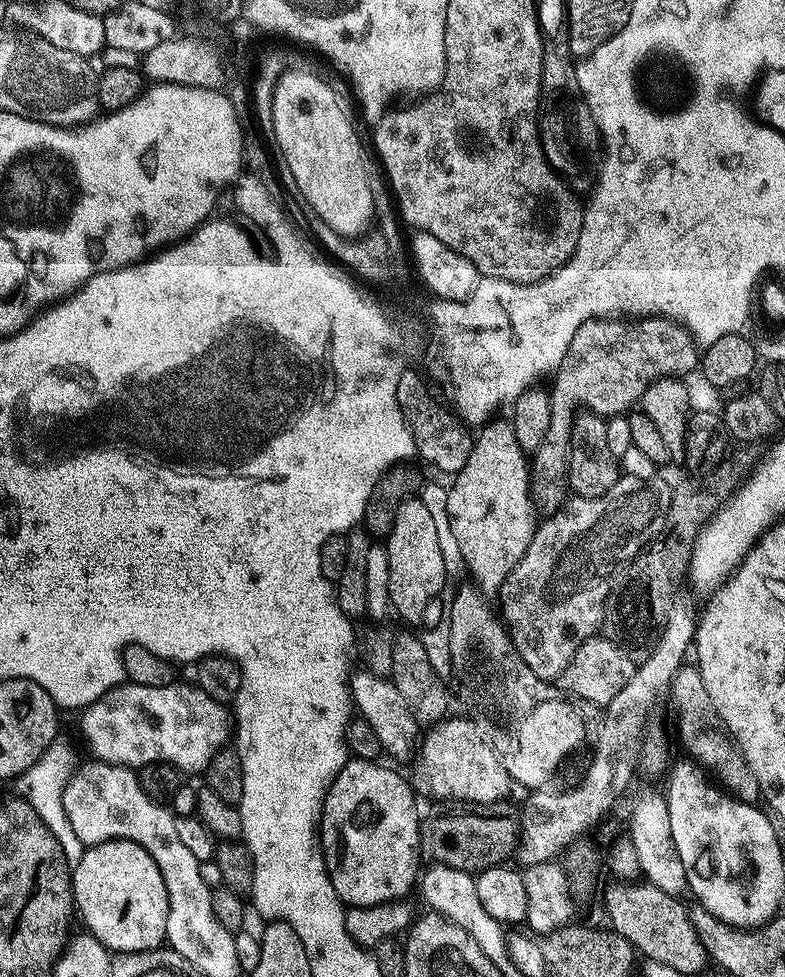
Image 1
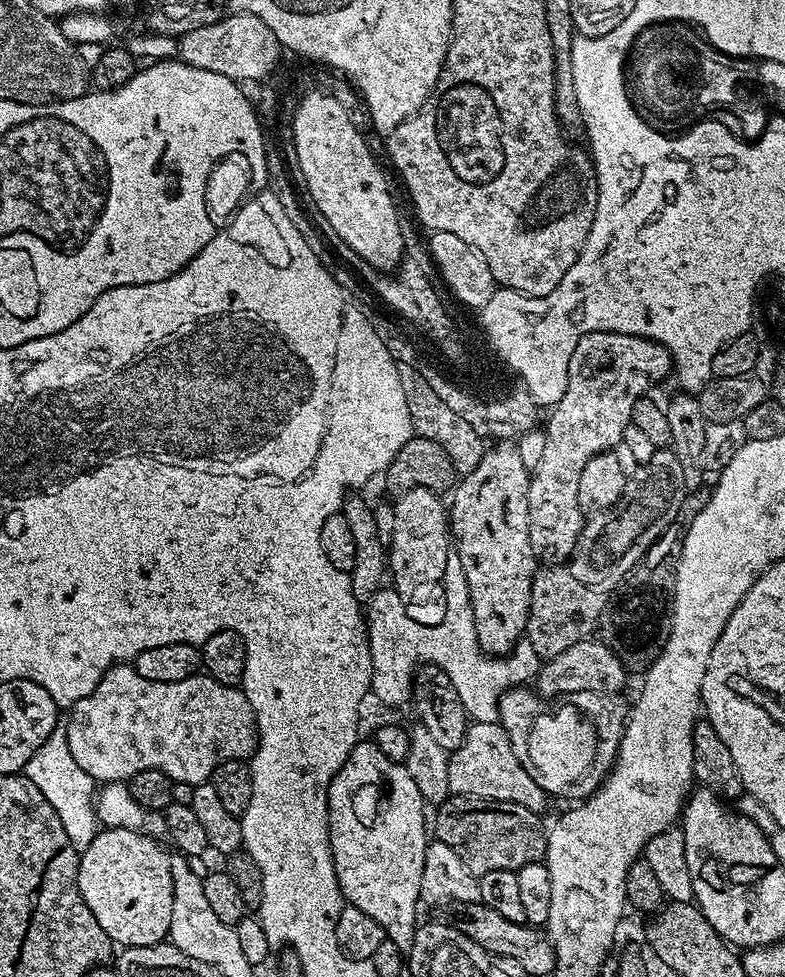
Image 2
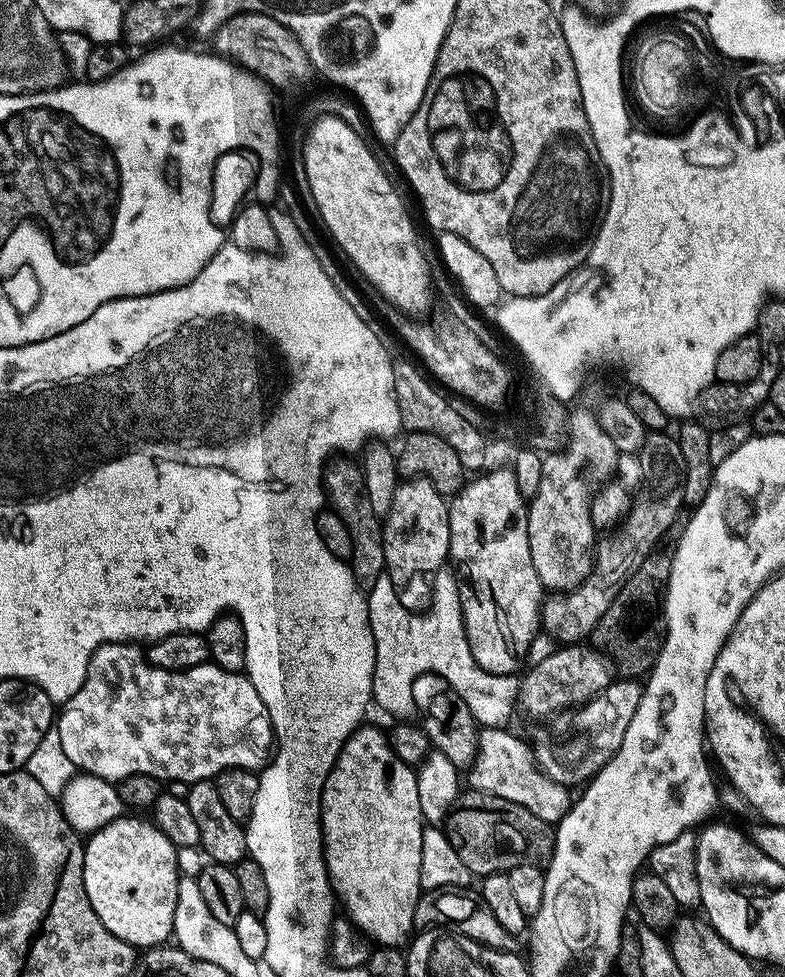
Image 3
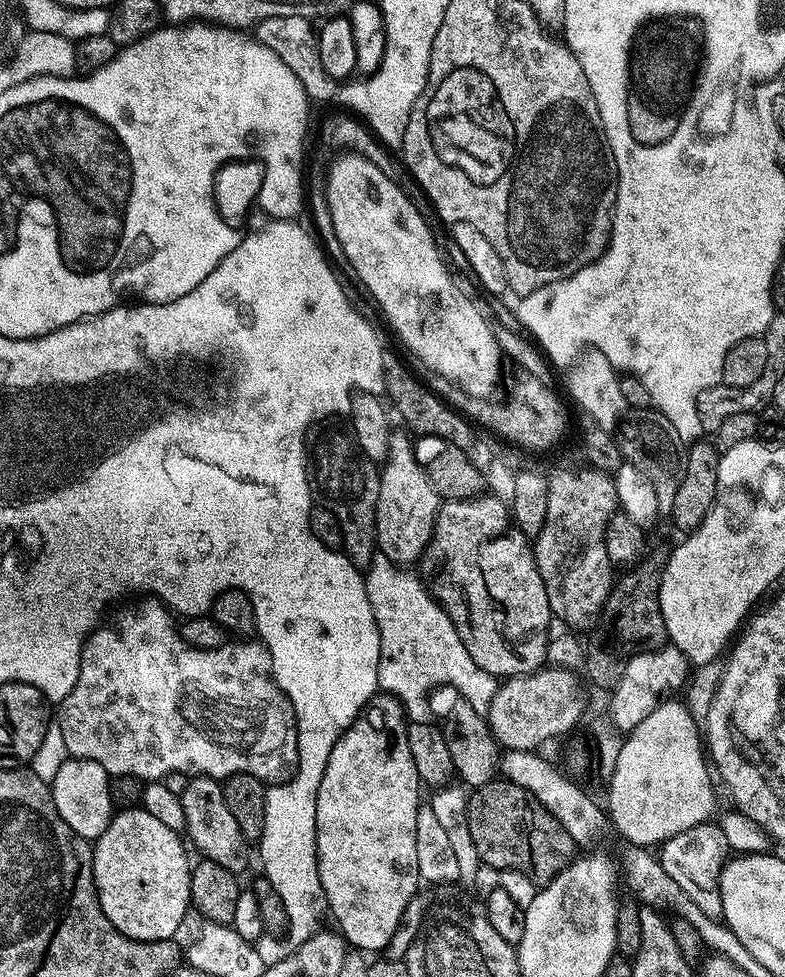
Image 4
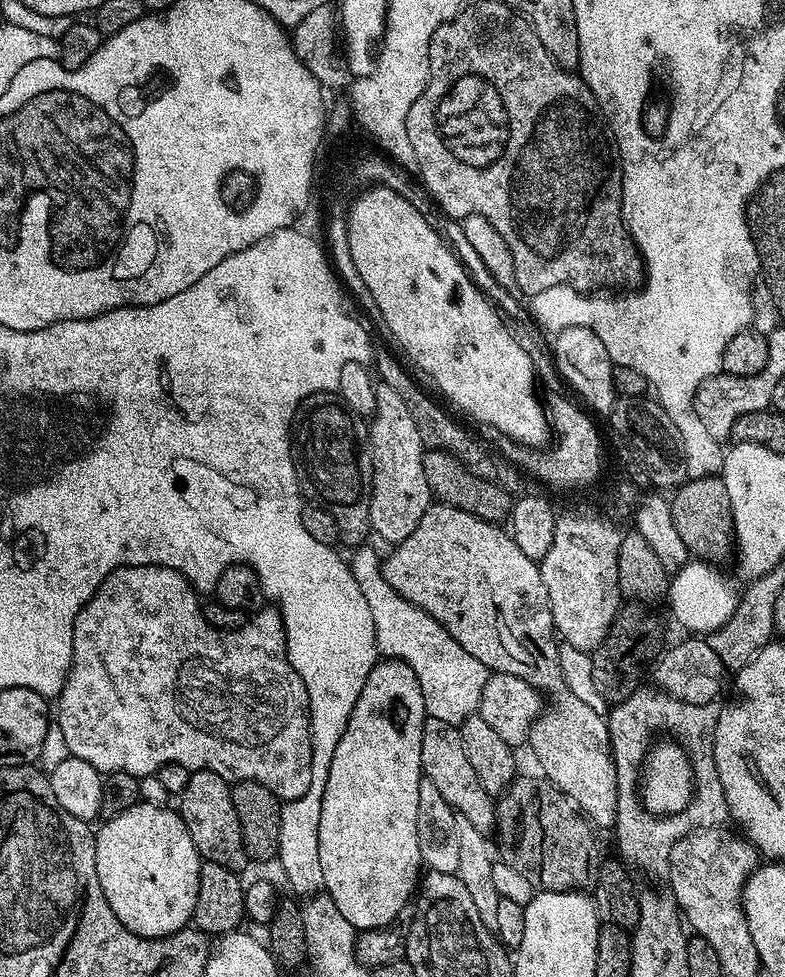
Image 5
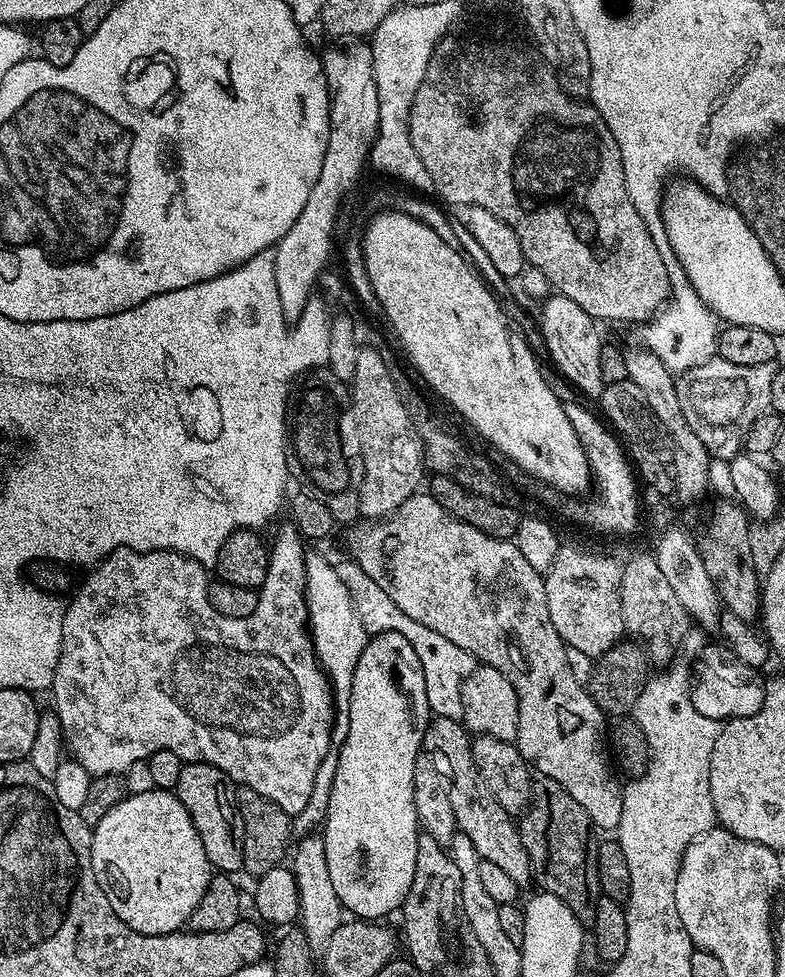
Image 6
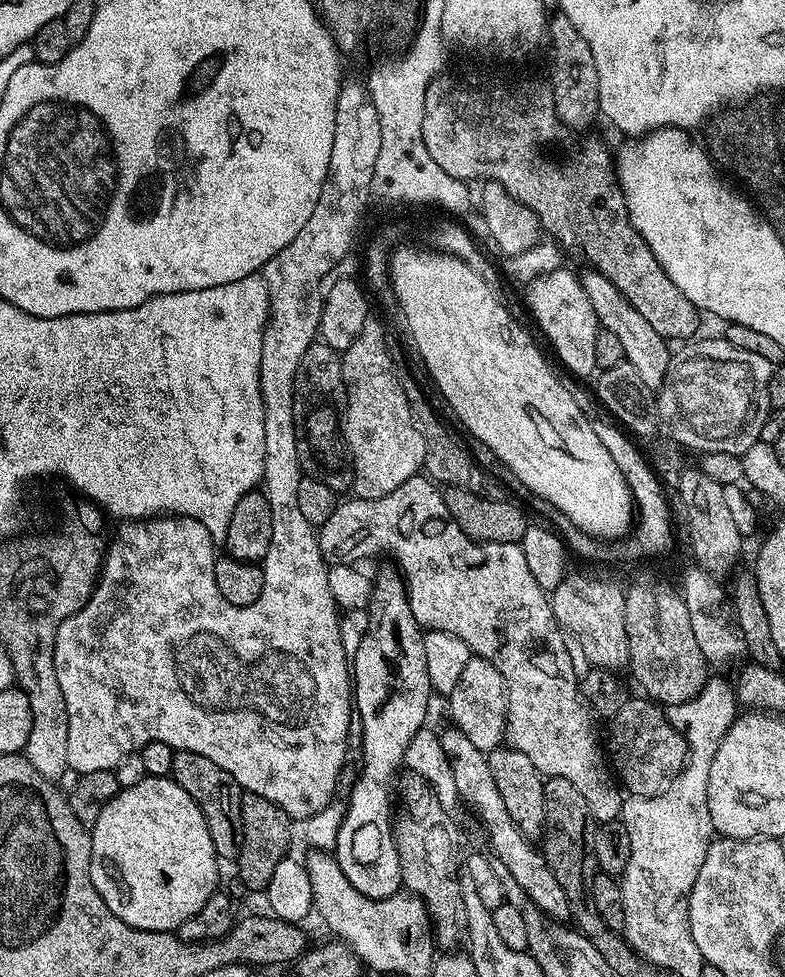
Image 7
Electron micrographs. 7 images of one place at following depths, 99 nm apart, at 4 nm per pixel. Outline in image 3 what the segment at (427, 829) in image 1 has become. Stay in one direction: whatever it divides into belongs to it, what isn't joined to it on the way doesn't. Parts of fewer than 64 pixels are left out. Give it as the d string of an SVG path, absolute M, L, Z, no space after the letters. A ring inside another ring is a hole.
M461 791L446 821L446 828L462 862L476 878L492 876L495 872L507 873L514 866L540 864L552 858L553 825L542 822L538 814L530 814L526 806L506 802L506 798L494 794Z

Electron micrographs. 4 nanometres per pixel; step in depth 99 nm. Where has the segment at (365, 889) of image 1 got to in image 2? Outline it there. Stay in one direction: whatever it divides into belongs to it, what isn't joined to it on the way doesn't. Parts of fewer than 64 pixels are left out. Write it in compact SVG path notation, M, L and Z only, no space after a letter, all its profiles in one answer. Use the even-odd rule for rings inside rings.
M371 739L356 743L330 782L328 837L340 893L351 907L374 918L387 940L405 954L414 946L416 907L422 904L422 866L430 843L424 811L424 799L407 768L386 758Z

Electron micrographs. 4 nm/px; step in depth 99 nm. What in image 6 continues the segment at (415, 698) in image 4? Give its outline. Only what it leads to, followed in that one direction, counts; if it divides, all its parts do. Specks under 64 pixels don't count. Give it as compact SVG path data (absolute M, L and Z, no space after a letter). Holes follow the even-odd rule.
M345 558L335 565L342 582L346 582L346 590L350 590L350 598L358 610L358 618L362 618L362 626L367 630L369 637L377 636L383 632L397 632L414 646L414 654L418 654L418 662L422 662L422 670L419 675L424 679L424 700L428 703L429 713L432 716L442 718L454 718L460 720L462 714L462 686L466 678L478 666L476 657L471 656L462 646L454 646L450 638L442 638L438 630L430 630L430 626L422 626L422 622L414 622L414 618L402 614L398 606L390 599L390 594L362 570L356 561Z

